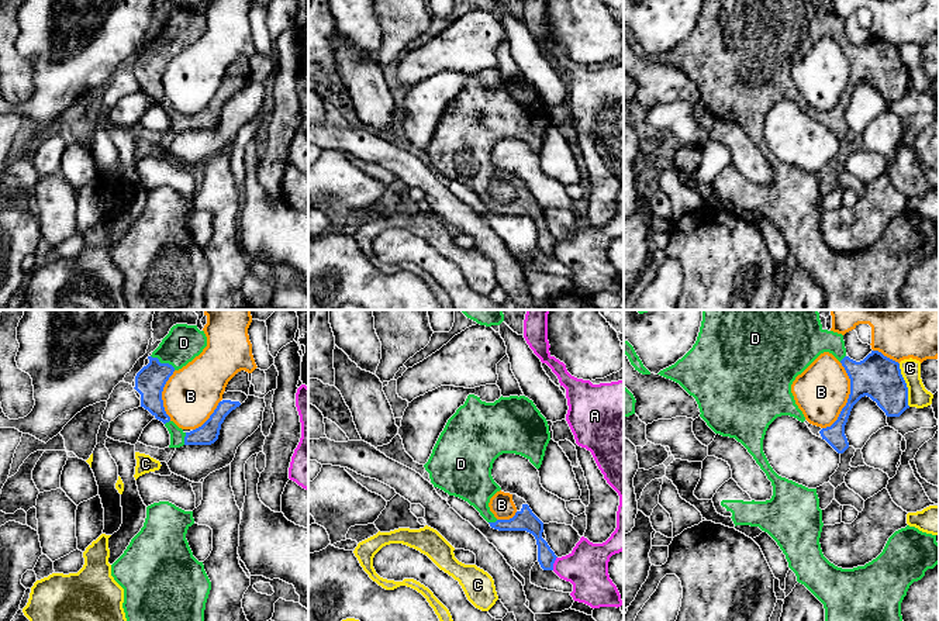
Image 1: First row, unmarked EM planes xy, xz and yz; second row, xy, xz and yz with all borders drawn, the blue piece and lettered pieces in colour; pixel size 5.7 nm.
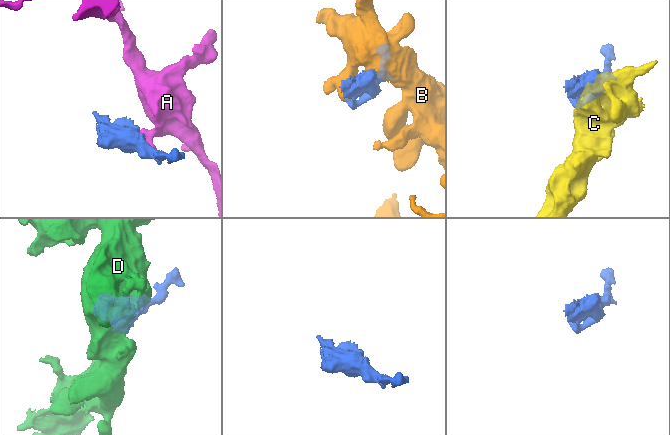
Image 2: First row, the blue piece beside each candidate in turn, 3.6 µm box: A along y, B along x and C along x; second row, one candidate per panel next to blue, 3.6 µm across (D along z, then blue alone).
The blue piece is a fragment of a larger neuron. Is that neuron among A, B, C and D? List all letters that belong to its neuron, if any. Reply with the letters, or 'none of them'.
D

